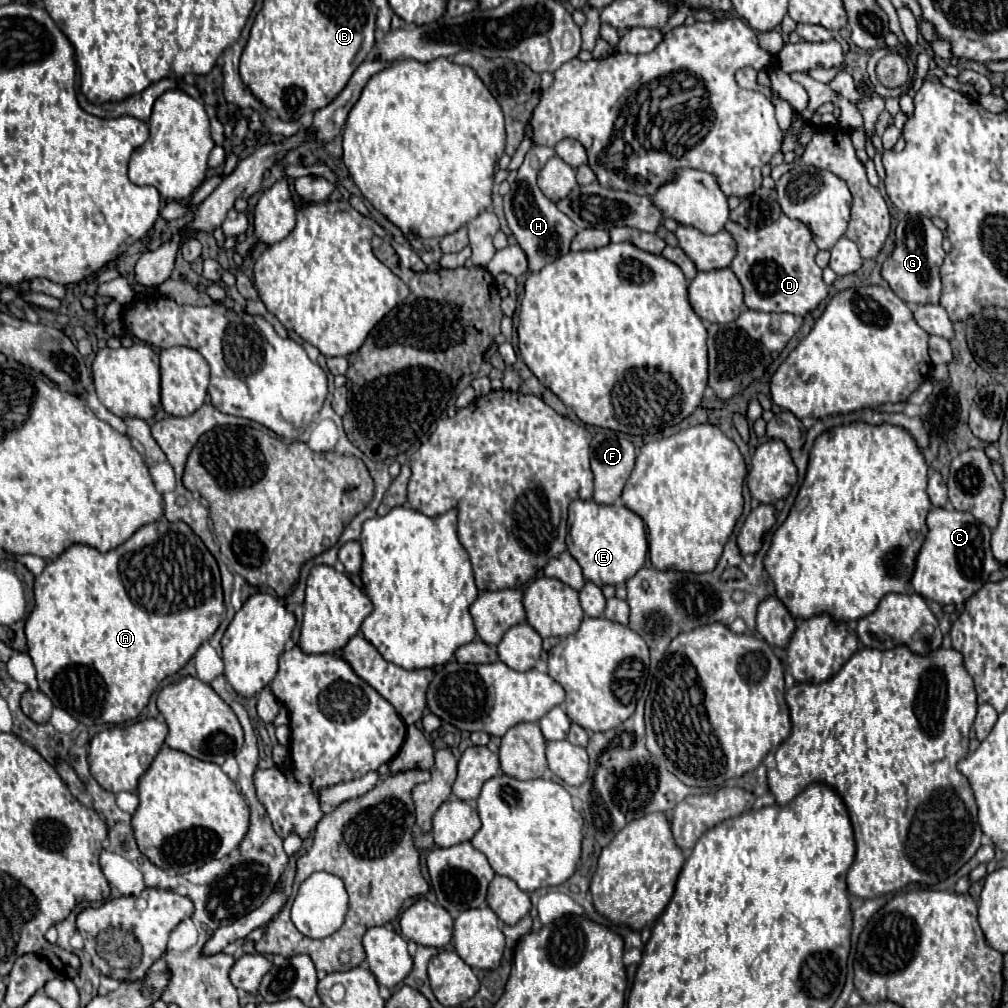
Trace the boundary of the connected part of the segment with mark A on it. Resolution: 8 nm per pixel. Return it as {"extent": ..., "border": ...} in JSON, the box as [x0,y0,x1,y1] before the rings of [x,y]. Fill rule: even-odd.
{"extent":[26,522,226,726],"border":[[[184,522],[146,524],[138,532],[134,532],[124,544],[120,544],[118,548],[108,550],[108,552],[100,552],[86,544],[72,544],[64,554],[58,556],[58,560],[48,562],[44,572],[40,576],[36,576],[34,594],[36,594],[36,606],[26,620],[26,638],[28,638],[28,654],[36,666],[38,686],[52,700],[52,704],[56,708],[68,710],[68,714],[72,714],[72,718],[76,718],[80,724],[86,724],[86,726],[120,724],[120,722],[130,722],[130,720],[138,718],[142,708],[148,704],[152,692],[158,688],[158,684],[166,676],[176,674],[178,670],[182,670],[188,664],[188,660],[196,654],[200,644],[212,638],[222,616],[226,614],[218,564],[216,564],[214,556],[208,552],[208,548],[204,546],[204,542]]]}

